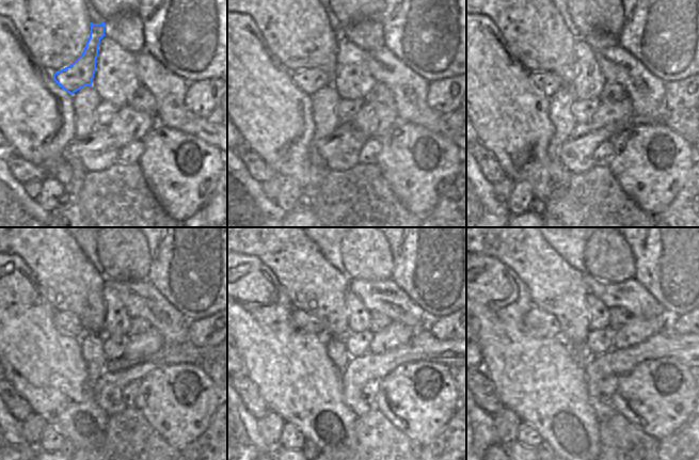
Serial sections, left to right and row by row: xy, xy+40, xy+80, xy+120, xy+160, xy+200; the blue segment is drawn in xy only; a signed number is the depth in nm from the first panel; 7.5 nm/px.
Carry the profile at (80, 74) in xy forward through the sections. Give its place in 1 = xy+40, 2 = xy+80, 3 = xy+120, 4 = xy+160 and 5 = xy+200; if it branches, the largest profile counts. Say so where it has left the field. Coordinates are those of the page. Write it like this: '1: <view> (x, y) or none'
1: xy+40 (310, 80)
2: xy+80 (547, 82)
3: xy+120 (66, 322)
4: xy+160 (304, 321)
5: xy+200 (537, 322)

